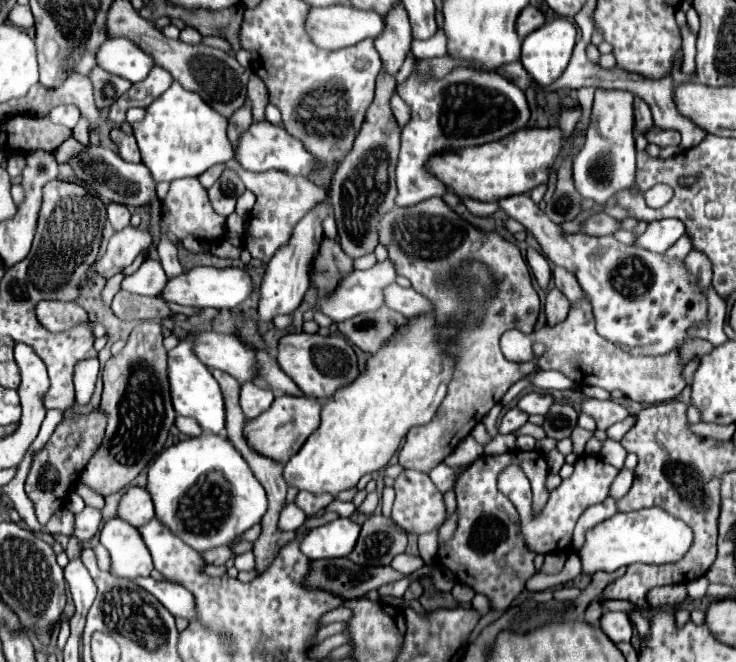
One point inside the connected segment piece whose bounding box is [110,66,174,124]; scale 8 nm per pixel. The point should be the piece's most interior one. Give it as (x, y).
(145, 93)

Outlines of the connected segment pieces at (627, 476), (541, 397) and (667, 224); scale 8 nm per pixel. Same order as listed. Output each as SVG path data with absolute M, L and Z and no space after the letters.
M622 468L622 470L618 472L618 476L616 476L616 480L612 482L612 492L610 492L610 496L612 496L612 498L622 498L622 496L630 490L632 480L634 480L634 470Z
M530 392L526 396L522 396L518 400L518 408L526 414L544 414L548 412L550 404L552 404L552 396L550 394L538 394L538 392Z
M676 218L656 220L648 224L648 230L644 232L644 236L640 236L640 240L636 240L636 244L640 248L660 254L666 252L680 236L684 236L684 224L680 224L680 220Z

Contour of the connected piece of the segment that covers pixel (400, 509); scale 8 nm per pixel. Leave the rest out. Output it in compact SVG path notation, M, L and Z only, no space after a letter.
M404 470L402 474L396 476L394 480L394 490L396 490L396 500L392 508L392 520L402 526L406 532L412 534L426 534L432 530L438 530L444 520L446 520L446 504L444 504L444 494L434 486L428 474L418 472L418 470Z

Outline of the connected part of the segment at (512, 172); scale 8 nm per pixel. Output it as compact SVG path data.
M524 128L508 140L496 144L482 144L480 148L462 148L460 152L448 152L448 156L432 158L432 172L444 178L448 188L458 196L472 196L480 202L496 202L514 194L526 194L540 184L548 184L550 170L562 150L560 128Z

